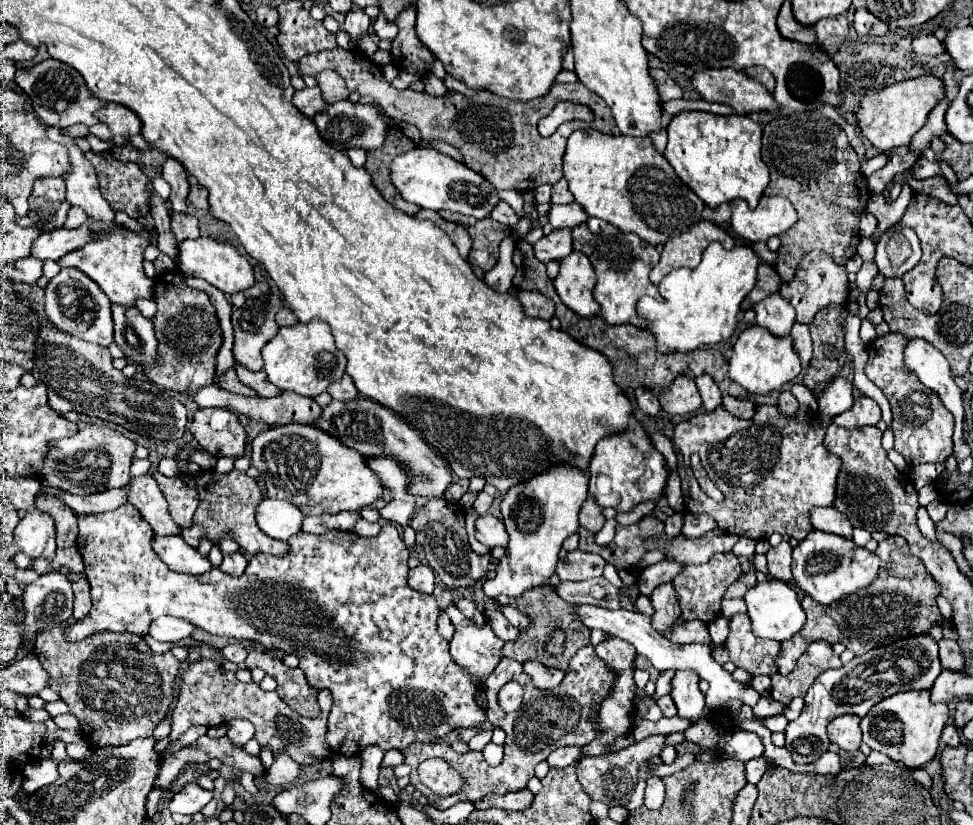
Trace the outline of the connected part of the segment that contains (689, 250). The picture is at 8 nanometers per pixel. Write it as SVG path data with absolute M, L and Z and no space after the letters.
M700 220L698 224L692 224L688 232L682 232L680 236L674 236L664 244L660 262L650 270L650 282L658 284L668 272L682 266L694 268L696 264L700 264L702 252L710 242L726 244L726 248L736 246L734 238L720 226L708 220Z

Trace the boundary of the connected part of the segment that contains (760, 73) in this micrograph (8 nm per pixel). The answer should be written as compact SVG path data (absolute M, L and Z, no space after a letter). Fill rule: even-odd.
M756 68L756 80L760 80L760 82L766 86L766 90L768 90L768 92L772 92L772 90L774 90L774 84L776 84L774 74L772 74L772 72L768 72L766 68Z

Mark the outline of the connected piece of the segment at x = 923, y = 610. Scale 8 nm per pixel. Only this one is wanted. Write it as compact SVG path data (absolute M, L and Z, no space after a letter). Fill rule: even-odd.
M888 536L878 544L874 554L880 558L880 572L870 588L860 588L858 592L828 606L814 602L810 596L800 600L806 612L806 624L798 636L782 642L782 652L778 656L778 670L782 676L792 672L796 660L814 640L826 640L830 644L842 642L856 656L862 656L872 648L890 646L898 640L922 636L932 630L940 618L936 606L940 584L936 584L936 580L926 572L922 560L916 560L916 556L910 554L910 548L902 536Z

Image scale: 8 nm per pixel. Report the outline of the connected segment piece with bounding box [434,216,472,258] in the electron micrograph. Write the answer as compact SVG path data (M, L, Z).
M440 216L434 218L434 222L450 236L450 240L454 242L454 246L458 248L458 252L466 258L468 252L470 252L470 246L472 246L472 240L470 240L470 234L466 232L466 228L462 228L460 224L454 224L454 222L448 222L448 220L442 220Z

